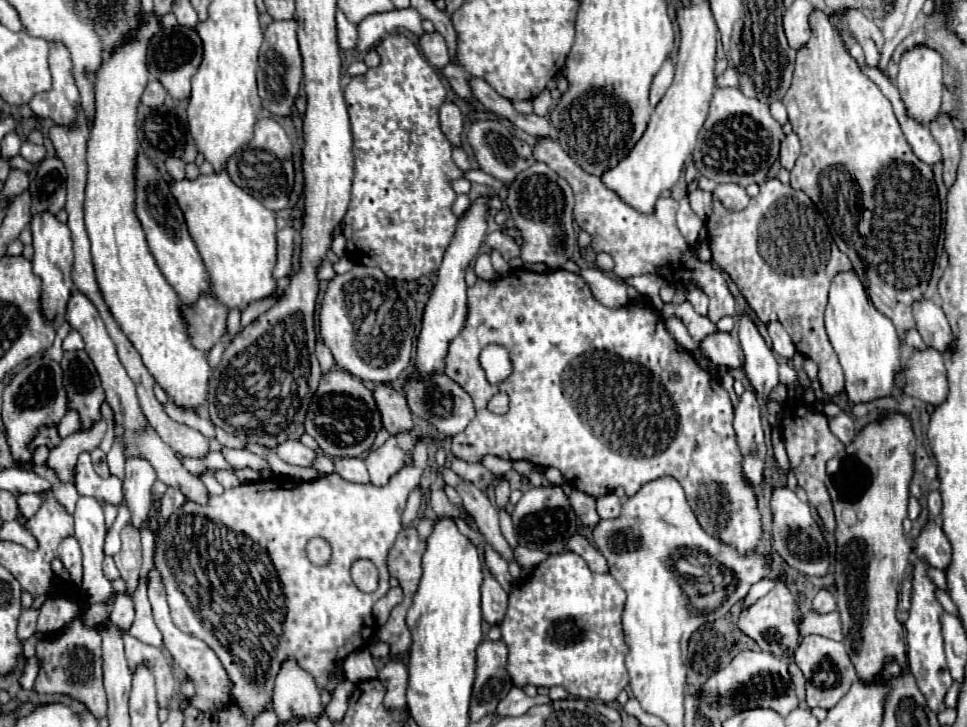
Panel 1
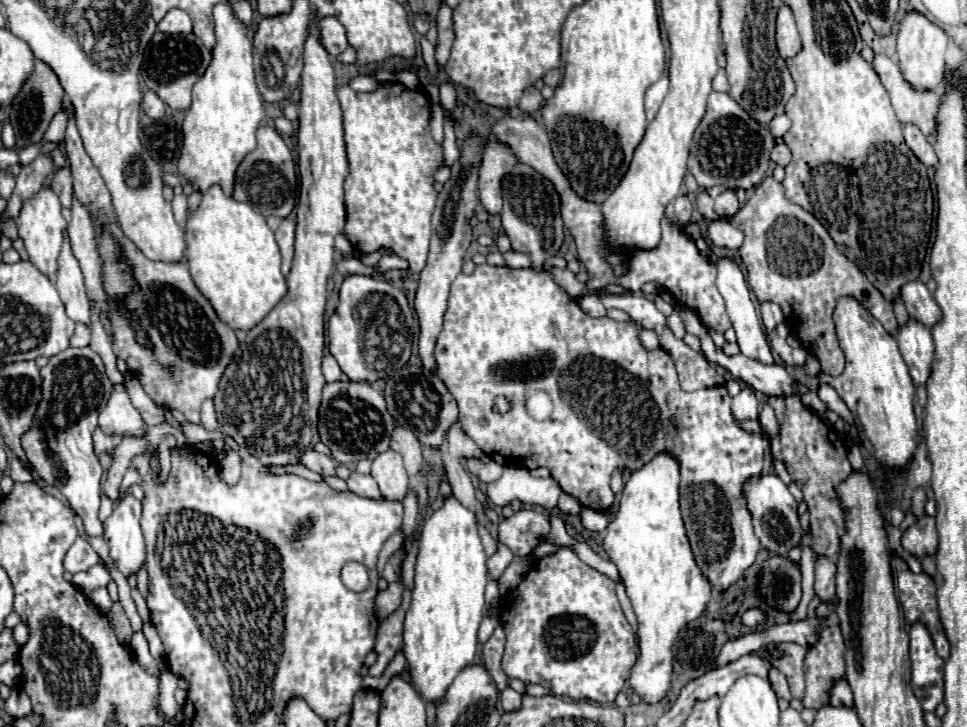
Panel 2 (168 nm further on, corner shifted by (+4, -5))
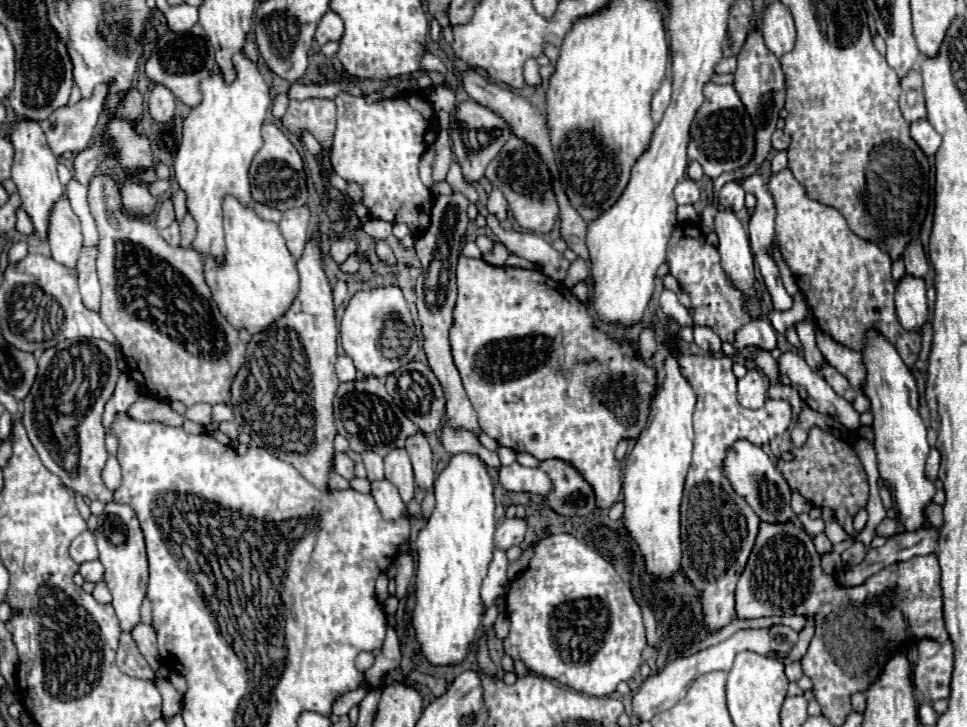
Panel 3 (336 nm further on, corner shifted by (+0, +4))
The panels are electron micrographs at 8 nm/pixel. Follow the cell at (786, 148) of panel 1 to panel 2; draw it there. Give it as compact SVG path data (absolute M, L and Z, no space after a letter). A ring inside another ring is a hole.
M778 141L776 147L772 149L772 161L780 167L786 167L790 163L790 149L786 147L784 141Z

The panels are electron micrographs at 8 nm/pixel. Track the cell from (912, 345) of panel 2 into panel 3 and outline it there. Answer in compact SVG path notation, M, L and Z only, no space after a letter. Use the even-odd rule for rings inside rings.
M904 274L896 282L896 316L900 324L908 330L920 330L928 318L928 298L926 298L926 280Z

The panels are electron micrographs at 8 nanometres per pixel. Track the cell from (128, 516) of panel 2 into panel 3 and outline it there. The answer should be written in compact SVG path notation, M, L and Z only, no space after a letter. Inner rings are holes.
M108 502L102 514L98 516L98 528L94 532L98 550L100 550L100 562L104 566L104 582L108 590L112 592L112 606L116 610L116 616L120 618L122 632L132 632L132 628L140 622L140 606L146 596L146 584L148 584L148 560L146 560L146 548L144 548L144 536L142 528L138 524L138 518L134 510L128 504L116 504ZM118 520L126 528L126 536L122 544L112 544L108 538L110 522Z

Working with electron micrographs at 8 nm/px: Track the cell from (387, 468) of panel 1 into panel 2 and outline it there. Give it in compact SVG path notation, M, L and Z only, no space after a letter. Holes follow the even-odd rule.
M388 449L380 453L372 463L370 475L376 479L384 499L404 499L408 491L408 475L402 465L402 457L396 451Z

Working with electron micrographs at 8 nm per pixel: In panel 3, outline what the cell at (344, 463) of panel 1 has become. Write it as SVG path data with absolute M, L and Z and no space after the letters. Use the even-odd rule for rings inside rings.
M388 480L372 482L372 496L374 496L374 500L386 520L394 522L394 520L410 516L408 506L402 502L398 490Z

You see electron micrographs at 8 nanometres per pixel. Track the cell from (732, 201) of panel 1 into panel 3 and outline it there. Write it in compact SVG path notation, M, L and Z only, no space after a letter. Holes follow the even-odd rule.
M728 182L718 192L718 204L726 210L740 212L744 208L744 188L738 182Z

